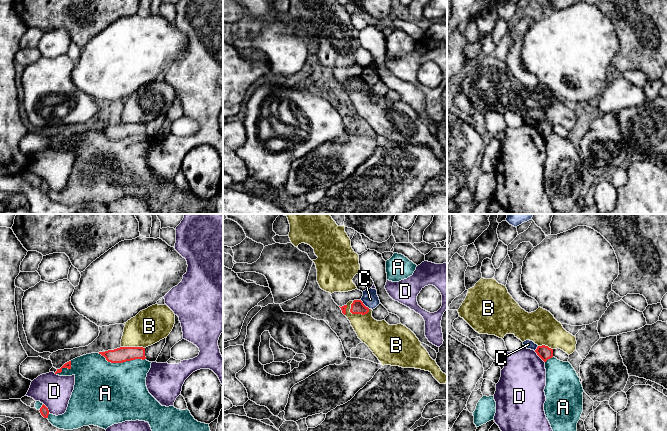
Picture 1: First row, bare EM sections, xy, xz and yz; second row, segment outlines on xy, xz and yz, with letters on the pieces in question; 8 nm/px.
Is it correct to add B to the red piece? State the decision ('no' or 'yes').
no

